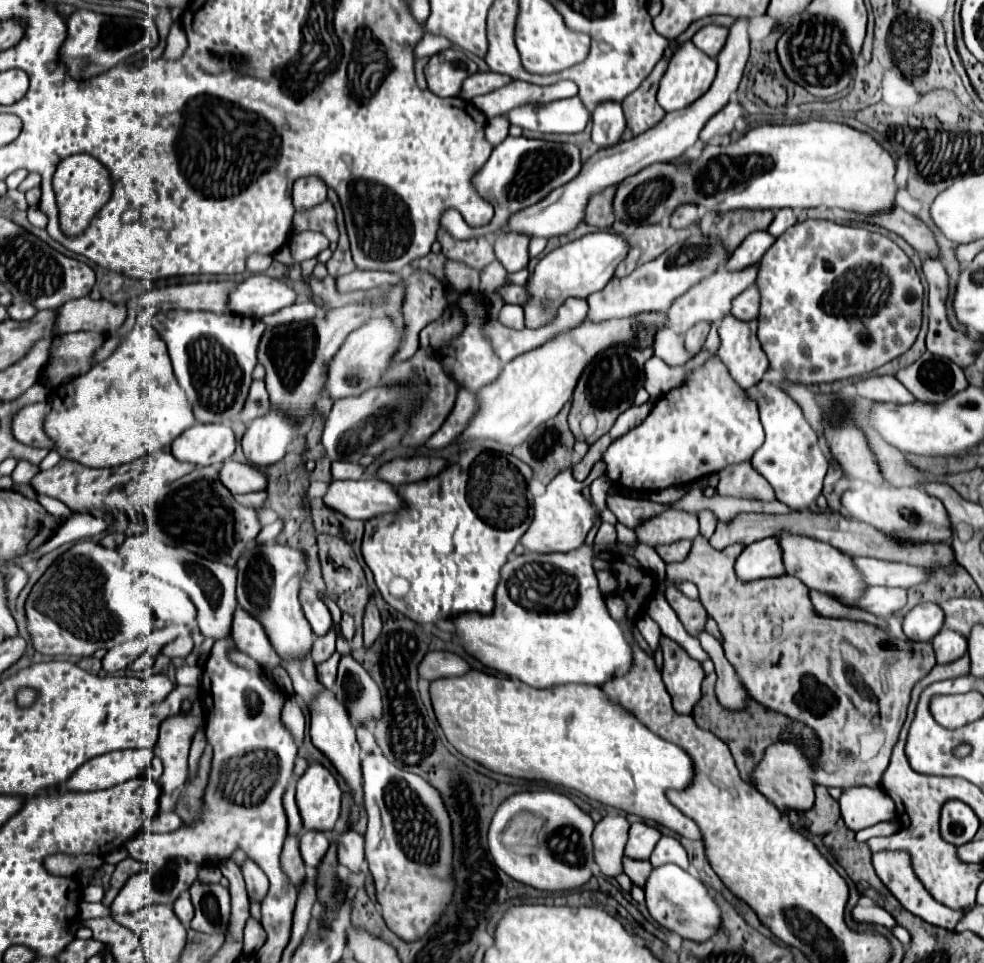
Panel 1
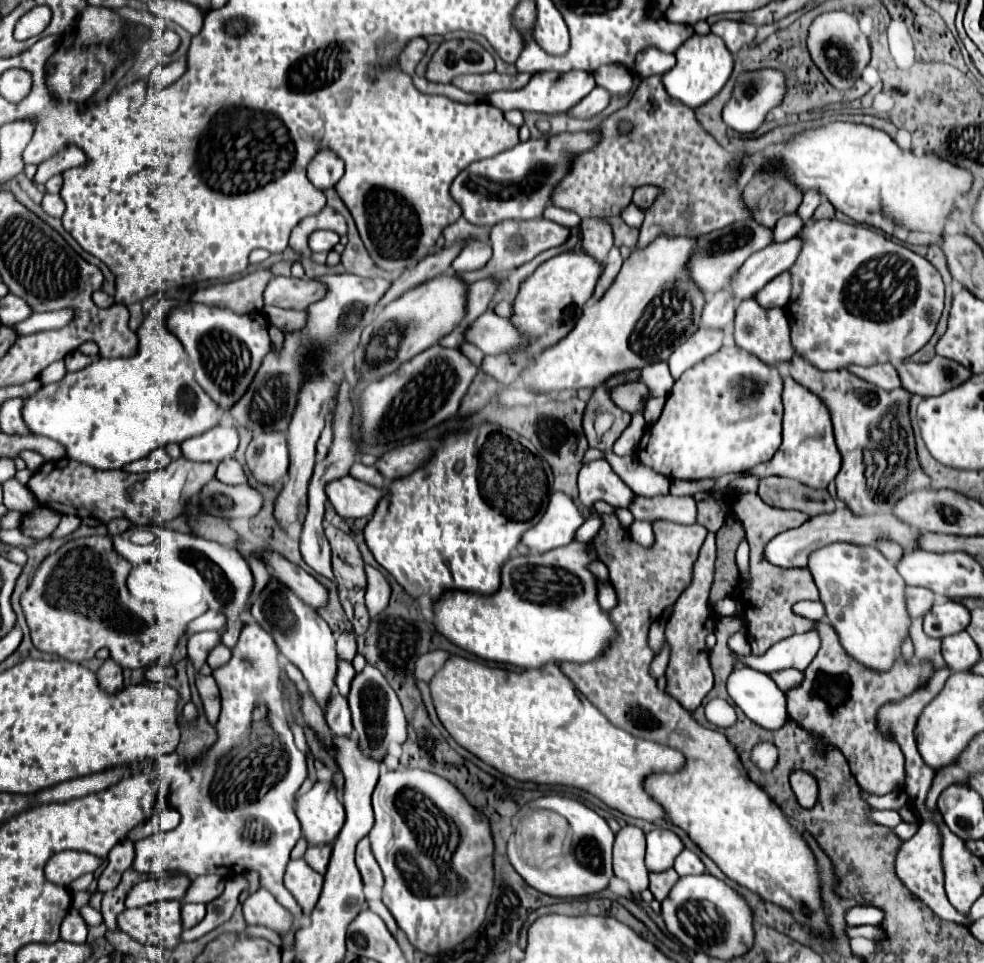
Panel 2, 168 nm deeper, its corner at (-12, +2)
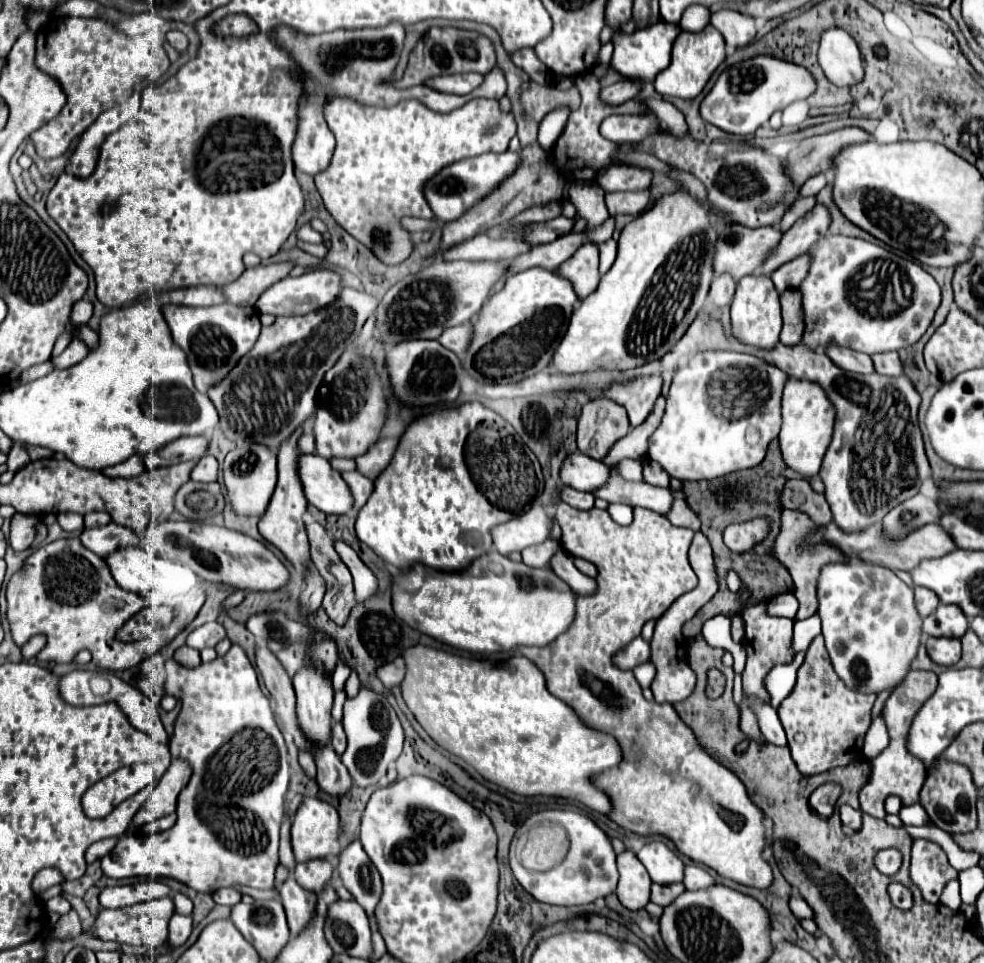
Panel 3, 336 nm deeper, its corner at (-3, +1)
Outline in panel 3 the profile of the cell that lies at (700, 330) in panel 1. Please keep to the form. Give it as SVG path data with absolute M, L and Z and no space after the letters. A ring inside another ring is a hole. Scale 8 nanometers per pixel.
M723 273L721 277L713 279L709 299L715 307L729 305L733 301L733 295L735 295L735 281L733 281L733 277L729 277L729 273Z

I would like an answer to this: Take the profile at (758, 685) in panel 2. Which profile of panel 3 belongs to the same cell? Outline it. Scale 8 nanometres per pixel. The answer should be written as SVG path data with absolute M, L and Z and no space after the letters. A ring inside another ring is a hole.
M751 699L753 703L753 709L757 713L757 719L759 719L759 727L761 727L761 733L763 737L767 739L767 743L773 743L773 745L779 745L779 747L785 747L787 745L787 737L785 737L785 731L781 727L781 721L777 717L777 711L767 705L767 703L761 703L757 699Z

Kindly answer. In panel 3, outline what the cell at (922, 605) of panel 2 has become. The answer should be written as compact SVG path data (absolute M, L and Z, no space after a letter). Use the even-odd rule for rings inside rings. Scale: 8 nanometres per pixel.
M915 587L915 605L917 605L917 611L921 617L927 617L929 613L933 613L933 609L937 609L939 603L941 603L939 597L931 589Z

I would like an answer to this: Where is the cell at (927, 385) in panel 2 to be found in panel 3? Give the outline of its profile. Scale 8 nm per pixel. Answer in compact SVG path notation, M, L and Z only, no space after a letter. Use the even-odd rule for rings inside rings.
M897 351L875 353L875 355L871 355L871 359L873 359L873 367L879 375L887 375L887 377L903 375L903 365L901 365L901 359L899 359Z

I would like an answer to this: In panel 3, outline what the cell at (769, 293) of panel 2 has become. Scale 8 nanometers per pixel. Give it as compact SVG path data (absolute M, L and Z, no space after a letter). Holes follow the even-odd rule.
M803 253L801 257L795 257L793 261L781 265L773 275L773 283L777 287L779 293L783 293L785 289L797 289L801 285L801 281L807 277L809 273L809 253Z

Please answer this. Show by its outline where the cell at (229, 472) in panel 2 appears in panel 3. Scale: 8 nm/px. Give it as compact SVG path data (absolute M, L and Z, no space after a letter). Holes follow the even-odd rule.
M205 455L197 461L197 465L193 467L193 473L191 473L191 481L201 481L201 483L211 483L211 481L217 481L217 475L219 475L219 465L217 465L217 459L211 457L211 455Z

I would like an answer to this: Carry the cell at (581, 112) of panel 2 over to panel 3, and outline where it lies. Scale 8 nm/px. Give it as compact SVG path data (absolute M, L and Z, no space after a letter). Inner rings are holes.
M623 79L623 81L617 81L615 85L609 85L605 89L601 89L601 99L605 103L611 103L611 105L621 105L629 99L635 99L643 87L643 79Z

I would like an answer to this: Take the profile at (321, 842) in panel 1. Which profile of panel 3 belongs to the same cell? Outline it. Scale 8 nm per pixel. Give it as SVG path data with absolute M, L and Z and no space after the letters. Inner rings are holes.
M327 859L297 863L295 867L295 881L303 889L313 889L313 893L321 893L321 889L325 889L331 877L333 877L333 865Z

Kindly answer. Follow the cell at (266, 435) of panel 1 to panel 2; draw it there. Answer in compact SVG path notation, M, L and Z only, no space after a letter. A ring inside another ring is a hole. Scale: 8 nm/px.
M262 432L246 450L250 472L264 484L278 484L288 472L288 442L282 432Z

